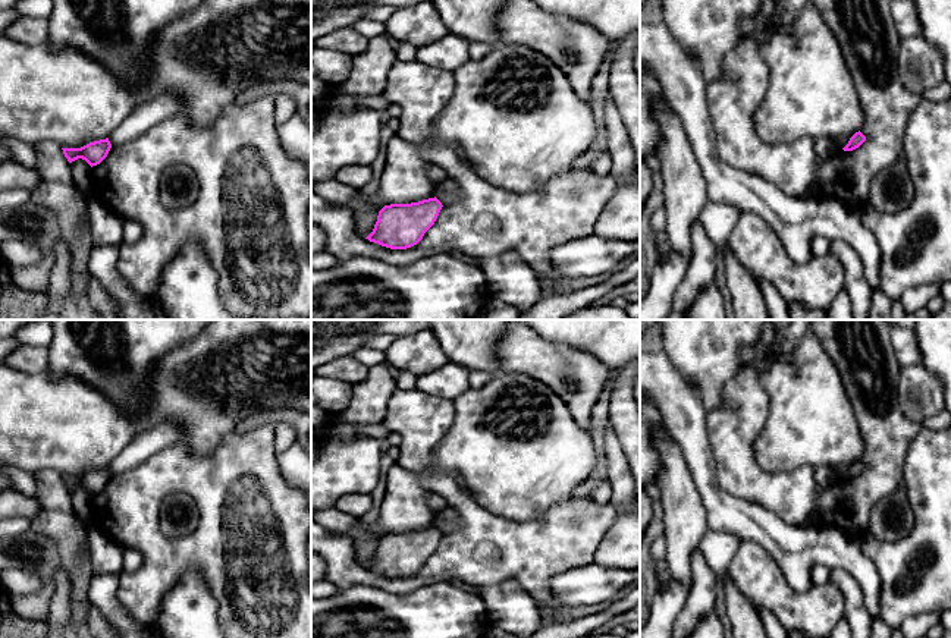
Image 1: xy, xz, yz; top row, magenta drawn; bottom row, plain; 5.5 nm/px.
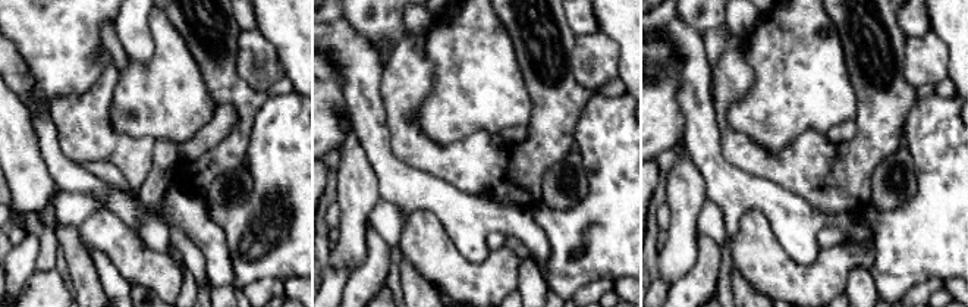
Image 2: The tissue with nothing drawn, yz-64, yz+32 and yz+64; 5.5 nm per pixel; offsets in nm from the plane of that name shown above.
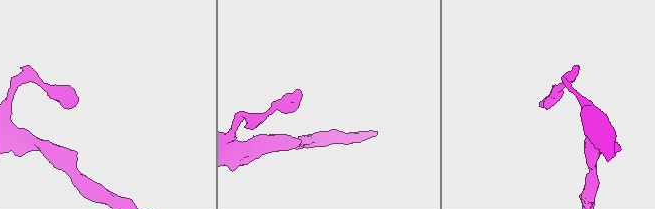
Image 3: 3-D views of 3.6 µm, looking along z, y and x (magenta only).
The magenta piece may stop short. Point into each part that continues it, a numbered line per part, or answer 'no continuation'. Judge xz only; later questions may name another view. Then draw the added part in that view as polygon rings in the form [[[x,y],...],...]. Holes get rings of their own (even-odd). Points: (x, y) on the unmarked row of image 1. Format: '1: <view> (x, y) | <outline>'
no continuation

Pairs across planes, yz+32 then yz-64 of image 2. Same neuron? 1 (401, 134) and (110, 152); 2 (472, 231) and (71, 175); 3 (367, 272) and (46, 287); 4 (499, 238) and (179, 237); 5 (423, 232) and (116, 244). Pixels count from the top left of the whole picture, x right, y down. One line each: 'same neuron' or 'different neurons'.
1: same neuron
2: same neuron
3: different neurons
4: different neurons
5: same neuron

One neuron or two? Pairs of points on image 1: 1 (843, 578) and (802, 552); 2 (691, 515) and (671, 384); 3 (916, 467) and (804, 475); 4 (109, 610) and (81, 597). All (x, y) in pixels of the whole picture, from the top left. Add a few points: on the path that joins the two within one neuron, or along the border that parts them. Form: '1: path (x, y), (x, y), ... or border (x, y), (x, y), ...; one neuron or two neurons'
1: border (831, 568), (843, 568), (860, 587); two neurons
2: border (667, 428), (680, 448), (690, 478), (694, 483); two neurons
3: border (916, 436), (906, 458), (901, 481); two neurons
4: border (94, 575), (90, 582), (88, 602); two neurons

